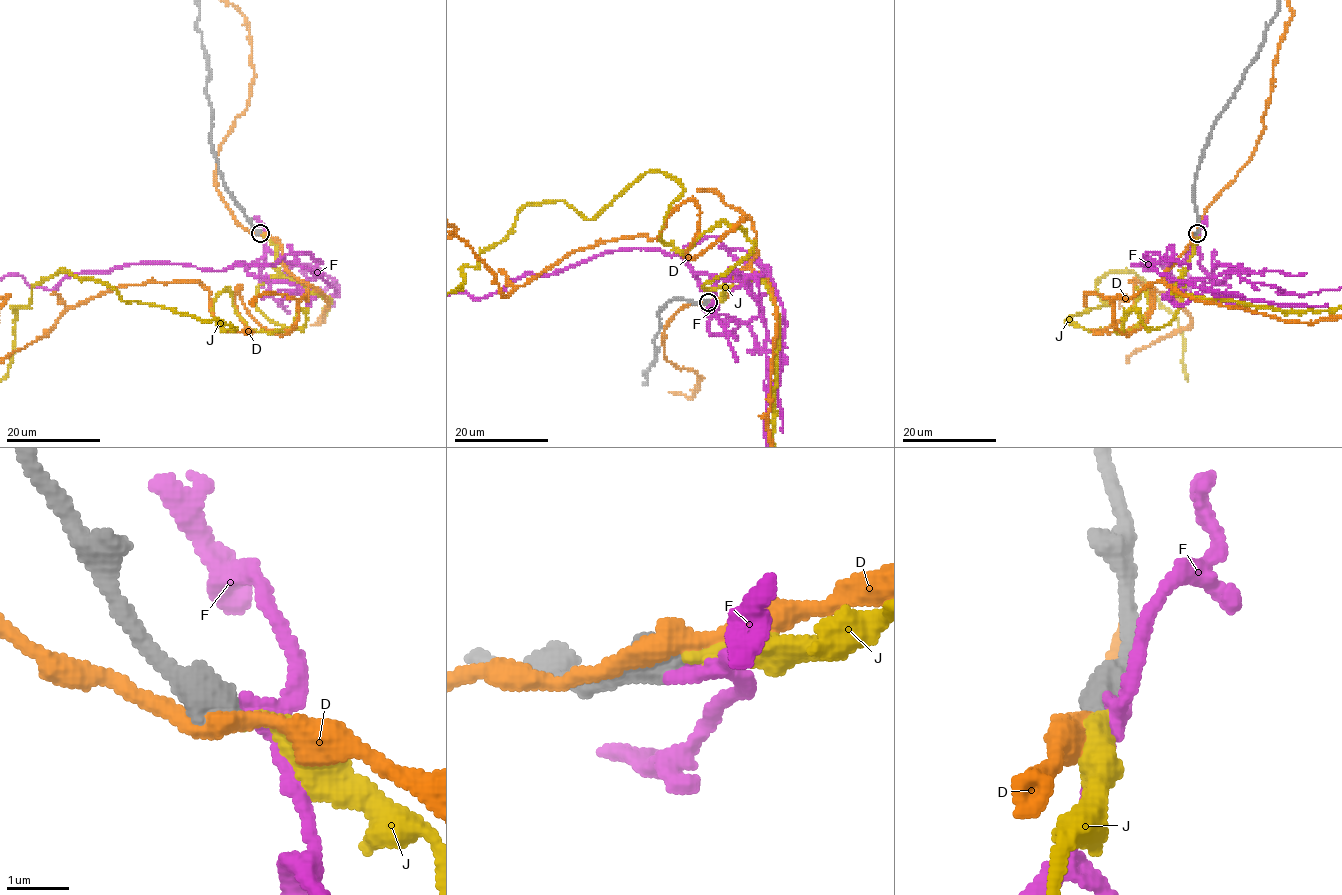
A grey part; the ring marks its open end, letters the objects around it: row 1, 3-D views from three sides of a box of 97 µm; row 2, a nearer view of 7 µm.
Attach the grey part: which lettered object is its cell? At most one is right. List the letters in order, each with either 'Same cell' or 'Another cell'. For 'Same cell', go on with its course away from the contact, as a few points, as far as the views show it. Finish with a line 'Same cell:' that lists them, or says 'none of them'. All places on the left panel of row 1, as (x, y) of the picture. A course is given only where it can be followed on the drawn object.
D: Another cell
F: Another cell
J: Same cell
Same cell: J

